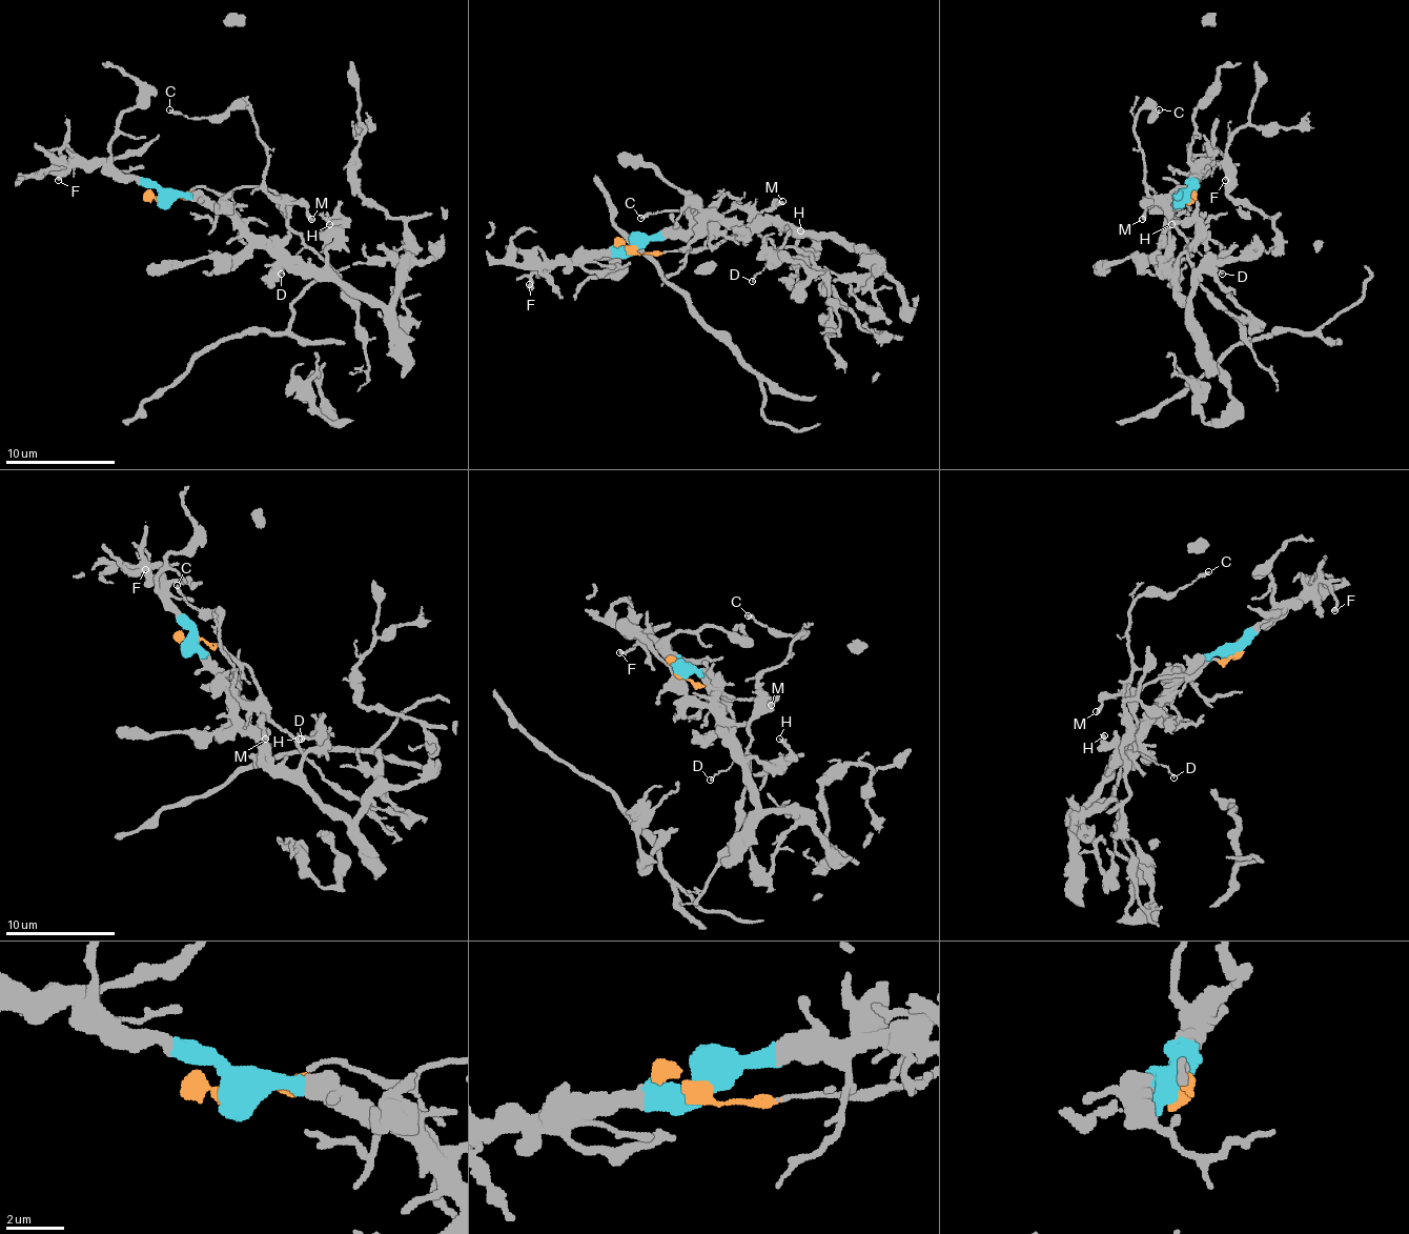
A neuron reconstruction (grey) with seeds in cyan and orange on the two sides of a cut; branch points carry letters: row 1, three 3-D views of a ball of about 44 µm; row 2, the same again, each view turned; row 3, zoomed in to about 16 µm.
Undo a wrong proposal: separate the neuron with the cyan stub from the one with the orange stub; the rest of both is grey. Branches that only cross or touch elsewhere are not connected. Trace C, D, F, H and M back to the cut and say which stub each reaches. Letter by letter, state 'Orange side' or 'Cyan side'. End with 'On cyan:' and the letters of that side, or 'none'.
C: Orange side
D: Orange side
F: Cyan side
H: Cyan side
M: Orange side
On cyan: F, H

